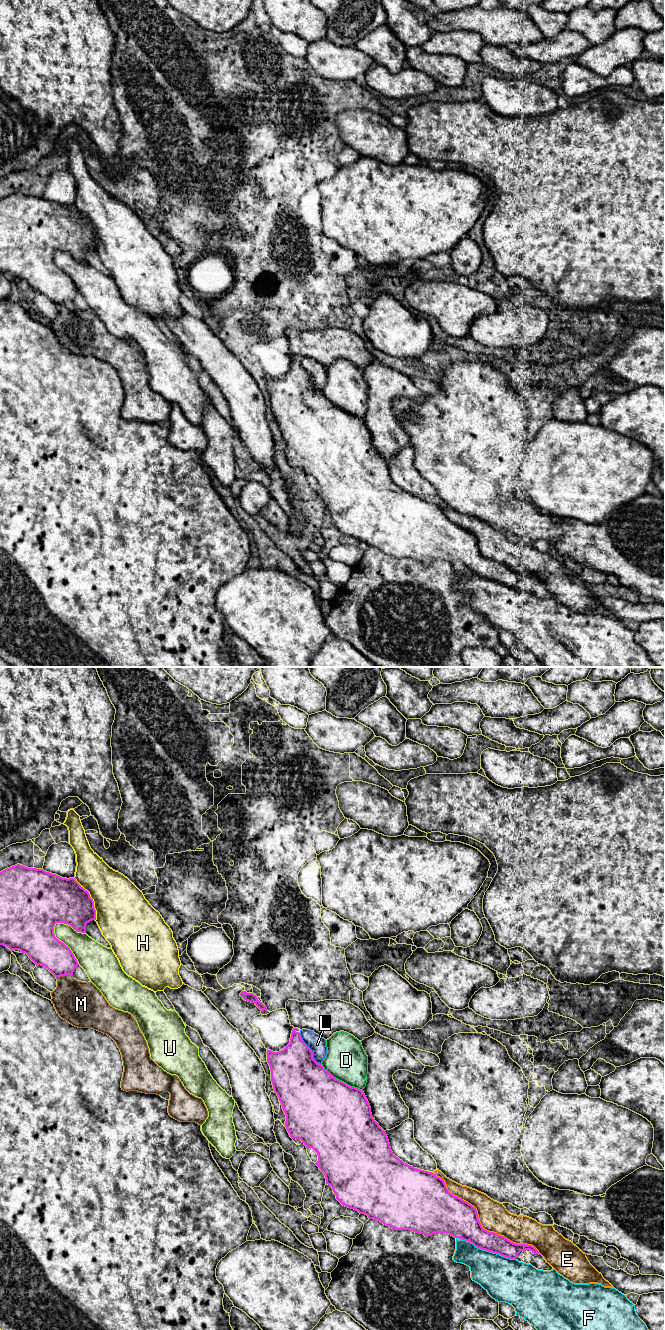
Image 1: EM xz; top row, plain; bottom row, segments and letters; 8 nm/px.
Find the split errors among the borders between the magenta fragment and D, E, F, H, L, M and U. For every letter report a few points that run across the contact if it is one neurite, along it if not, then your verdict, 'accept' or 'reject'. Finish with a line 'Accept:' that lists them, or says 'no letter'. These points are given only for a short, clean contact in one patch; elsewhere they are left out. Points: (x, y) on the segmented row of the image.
D: reject
E: accept
F: reject
H: reject
L: reject
M: reject
U: reject
Accept: E

